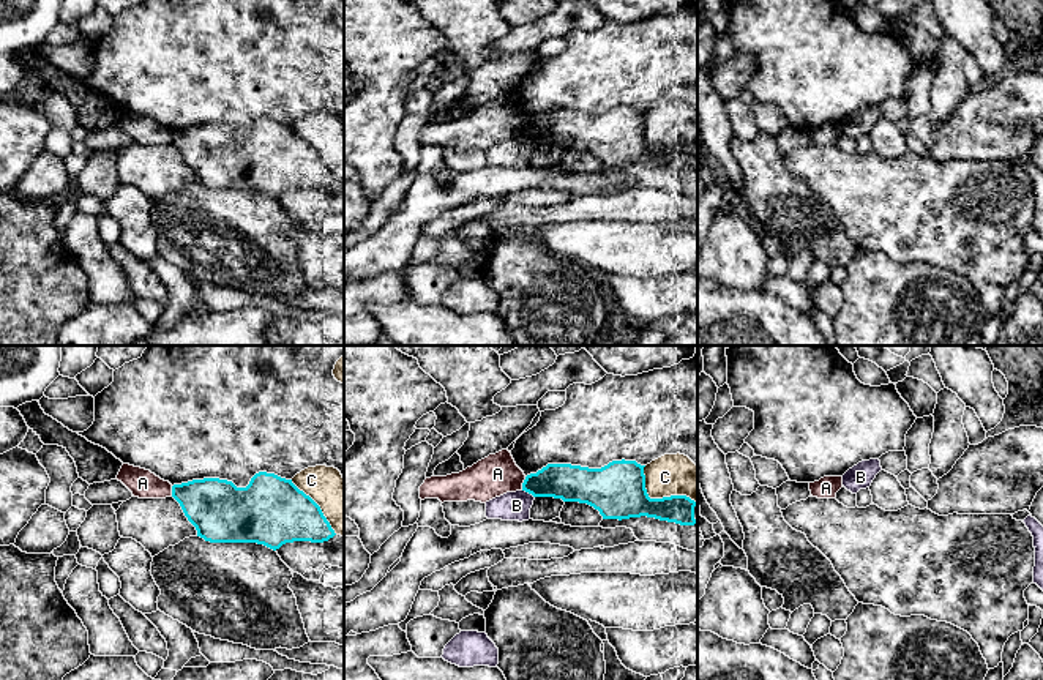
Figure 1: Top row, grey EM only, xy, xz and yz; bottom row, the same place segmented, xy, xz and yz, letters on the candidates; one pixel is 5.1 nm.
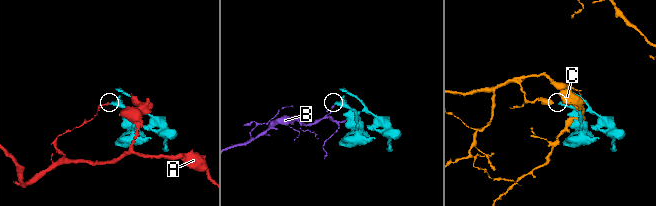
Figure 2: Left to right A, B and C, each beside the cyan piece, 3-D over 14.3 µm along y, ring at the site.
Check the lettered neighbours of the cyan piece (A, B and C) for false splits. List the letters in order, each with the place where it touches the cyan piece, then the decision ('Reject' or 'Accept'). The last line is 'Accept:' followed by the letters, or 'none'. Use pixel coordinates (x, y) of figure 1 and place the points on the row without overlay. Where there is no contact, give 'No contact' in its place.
A: Touches cyan at xz (523, 130). Reject
B: Touches cyan at xz (527, 138). Reject
C: Touches cyan at xz (658, 145). Reject
Accept: none

